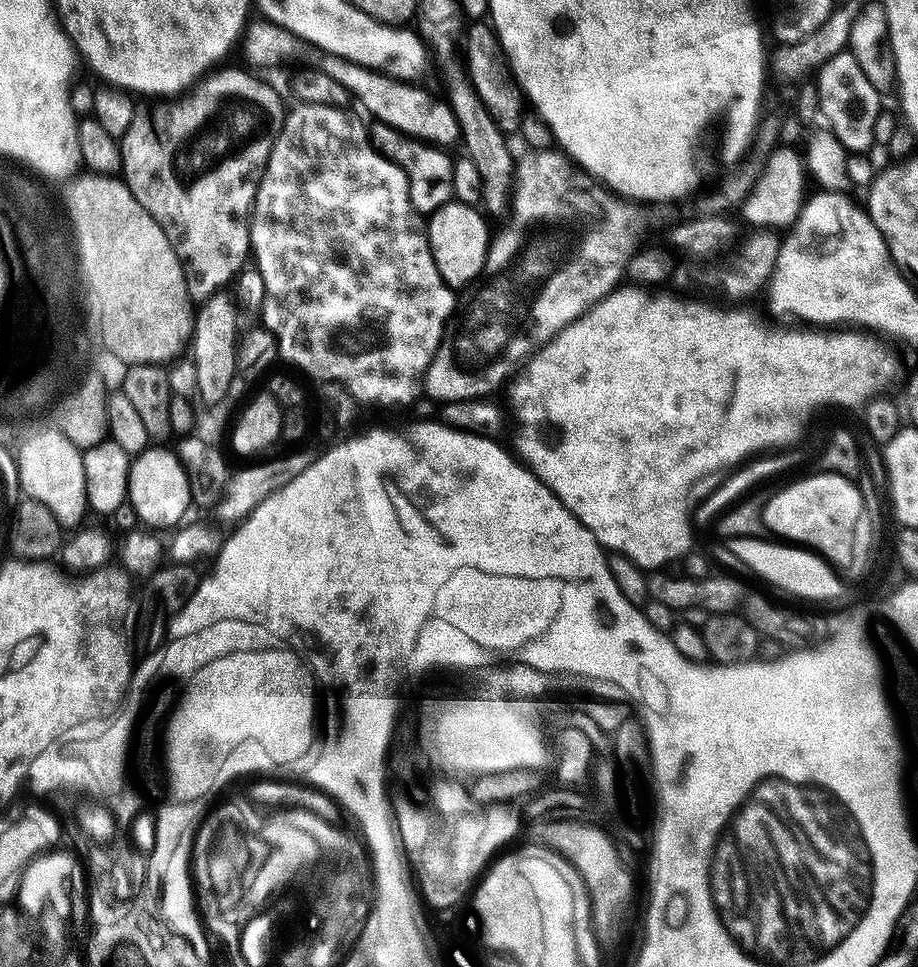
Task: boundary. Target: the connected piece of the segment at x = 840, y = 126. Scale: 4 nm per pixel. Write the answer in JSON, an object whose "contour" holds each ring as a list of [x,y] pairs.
{"contour":[[[850,50],[834,54],[834,58],[827,60],[815,73],[814,83],[820,99],[820,114],[826,128],[849,153],[867,153],[873,147],[874,122],[878,122],[878,114],[882,111],[882,92],[872,85],[866,74],[862,74],[858,58],[854,58]]]}

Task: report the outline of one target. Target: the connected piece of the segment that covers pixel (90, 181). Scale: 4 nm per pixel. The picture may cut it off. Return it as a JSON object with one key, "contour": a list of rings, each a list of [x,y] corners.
{"contour":[[[85,171],[81,174],[72,176],[71,179],[63,185],[64,196],[62,203],[67,209],[76,212],[74,222],[77,226],[77,236],[80,241],[80,265],[83,269],[83,288],[87,289],[86,298],[88,300],[88,312],[90,314],[91,325],[94,330],[98,330],[100,336],[103,336],[104,343],[108,344],[107,348],[111,348],[111,353],[118,354],[124,363],[131,366],[133,364],[158,364],[167,365],[167,360],[172,360],[180,351],[185,351],[186,345],[189,343],[192,334],[192,312],[188,310],[189,294],[184,286],[184,270],[176,251],[172,249],[172,243],[166,238],[166,234],[162,230],[162,226],[158,226],[158,222],[147,212],[142,206],[142,202],[138,202],[138,198],[134,198],[134,194],[125,186],[123,179],[117,178],[115,175],[101,176],[99,172]]]}

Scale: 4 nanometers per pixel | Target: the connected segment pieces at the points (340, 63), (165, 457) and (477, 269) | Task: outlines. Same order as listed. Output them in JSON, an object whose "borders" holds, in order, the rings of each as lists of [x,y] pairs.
{"borders":[[[[341,56],[319,57],[319,71],[330,74],[334,82],[346,86],[349,97],[356,100],[369,112],[373,121],[381,124],[389,124],[394,130],[398,130],[407,136],[413,136],[415,140],[423,140],[425,144],[435,144],[436,147],[452,150],[452,147],[461,143],[458,118],[454,114],[447,99],[439,100],[431,96],[424,88],[416,88],[415,83],[396,80],[393,76],[386,76],[382,72],[376,72],[366,66],[358,66]]],[[[148,446],[133,459],[128,474],[127,501],[133,504],[141,525],[149,529],[170,528],[169,530],[172,530],[184,520],[182,518],[188,512],[188,504],[193,503],[192,491],[188,485],[186,470],[180,465],[175,451],[168,449],[167,452],[160,447],[164,446]]],[[[459,202],[443,204],[439,210],[427,217],[426,231],[430,254],[434,258],[434,266],[438,266],[438,274],[442,274],[449,288],[467,289],[481,279],[490,243],[487,222],[489,223],[479,207]]]]}

